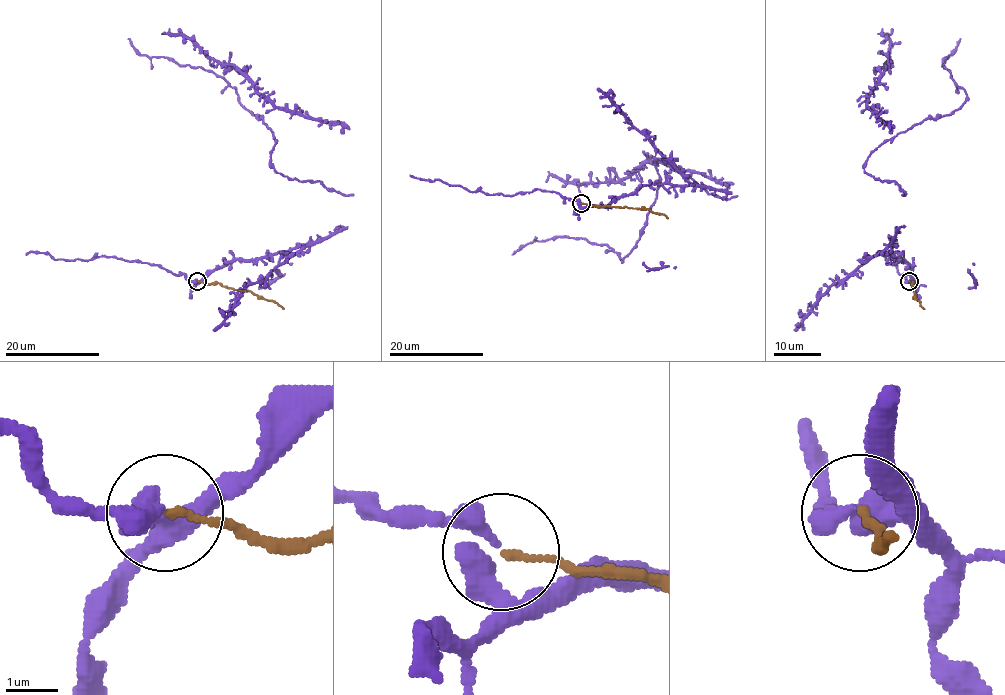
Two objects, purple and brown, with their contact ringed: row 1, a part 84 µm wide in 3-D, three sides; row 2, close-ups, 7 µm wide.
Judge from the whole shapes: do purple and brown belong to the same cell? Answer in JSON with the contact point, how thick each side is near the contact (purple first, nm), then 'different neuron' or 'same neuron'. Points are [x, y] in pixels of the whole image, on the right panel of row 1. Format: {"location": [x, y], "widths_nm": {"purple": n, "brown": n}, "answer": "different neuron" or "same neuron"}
{"location": [909, 281], "widths_nm": {"purple": 240, "brown": 120}, "answer": "same neuron"}

